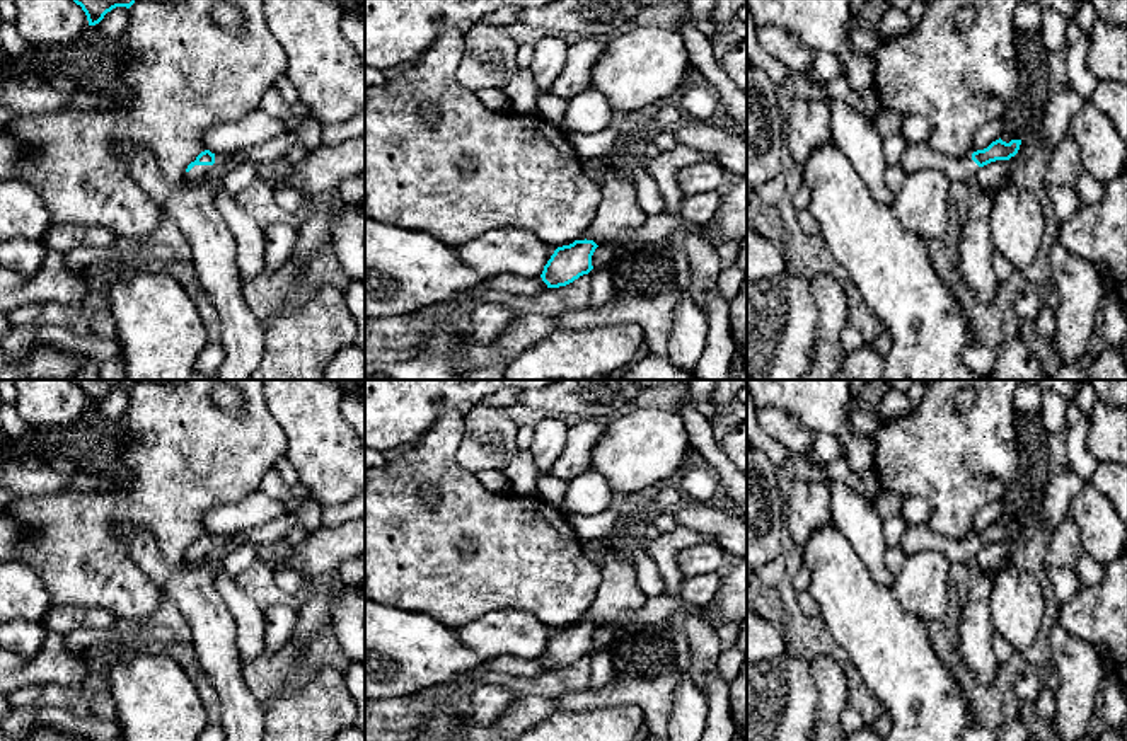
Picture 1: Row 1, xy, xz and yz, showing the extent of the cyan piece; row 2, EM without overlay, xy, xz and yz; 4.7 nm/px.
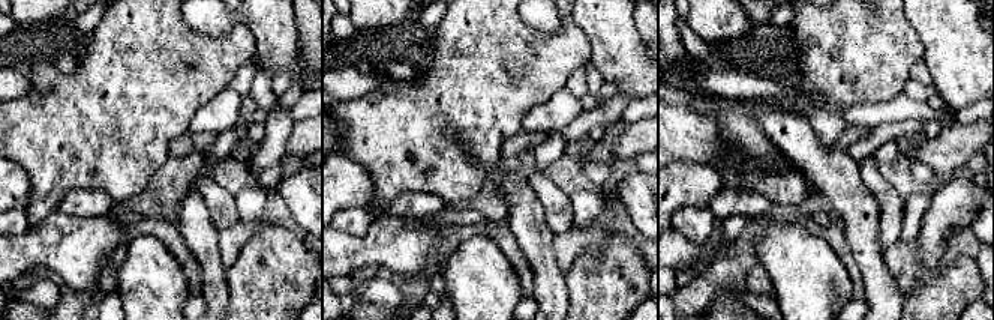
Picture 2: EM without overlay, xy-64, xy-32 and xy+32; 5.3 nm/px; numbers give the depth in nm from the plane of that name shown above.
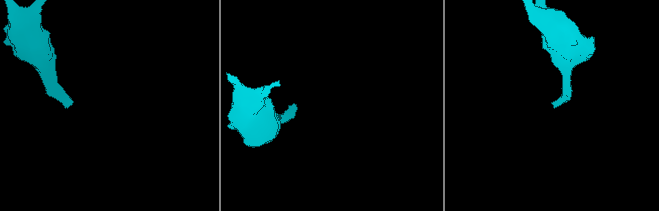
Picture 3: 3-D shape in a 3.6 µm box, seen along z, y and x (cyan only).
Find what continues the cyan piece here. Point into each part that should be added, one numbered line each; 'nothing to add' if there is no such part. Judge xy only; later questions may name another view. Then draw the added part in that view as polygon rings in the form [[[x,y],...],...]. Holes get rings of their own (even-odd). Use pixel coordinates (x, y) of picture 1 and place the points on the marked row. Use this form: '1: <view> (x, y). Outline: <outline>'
1: xy (198, 172). Outline: [[[215,153],[215,164],[213,165],[194,165],[189,172],[184,174],[184,177],[191,182],[205,182],[206,174],[215,167],[222,165],[228,160],[228,155],[218,155]]]

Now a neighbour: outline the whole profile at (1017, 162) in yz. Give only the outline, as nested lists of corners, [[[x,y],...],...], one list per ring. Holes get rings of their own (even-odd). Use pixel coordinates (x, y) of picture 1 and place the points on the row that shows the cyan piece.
[[[1021,141],[1018,153],[1009,158],[1011,167],[1009,167],[1009,174],[1008,174],[1006,181],[1004,181],[1001,186],[992,187],[994,198],[996,198],[997,191],[999,191],[1004,184],[1009,184],[1009,182],[1014,182],[1014,181],[1021,181],[1023,165],[1025,165],[1023,148],[1025,148],[1025,141]]]

